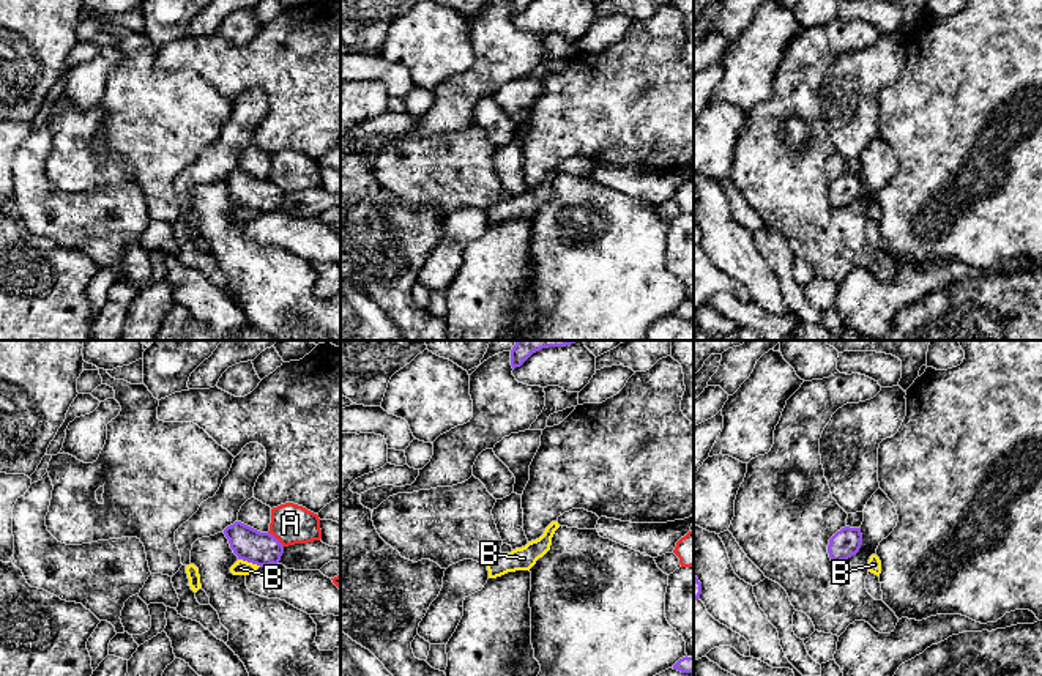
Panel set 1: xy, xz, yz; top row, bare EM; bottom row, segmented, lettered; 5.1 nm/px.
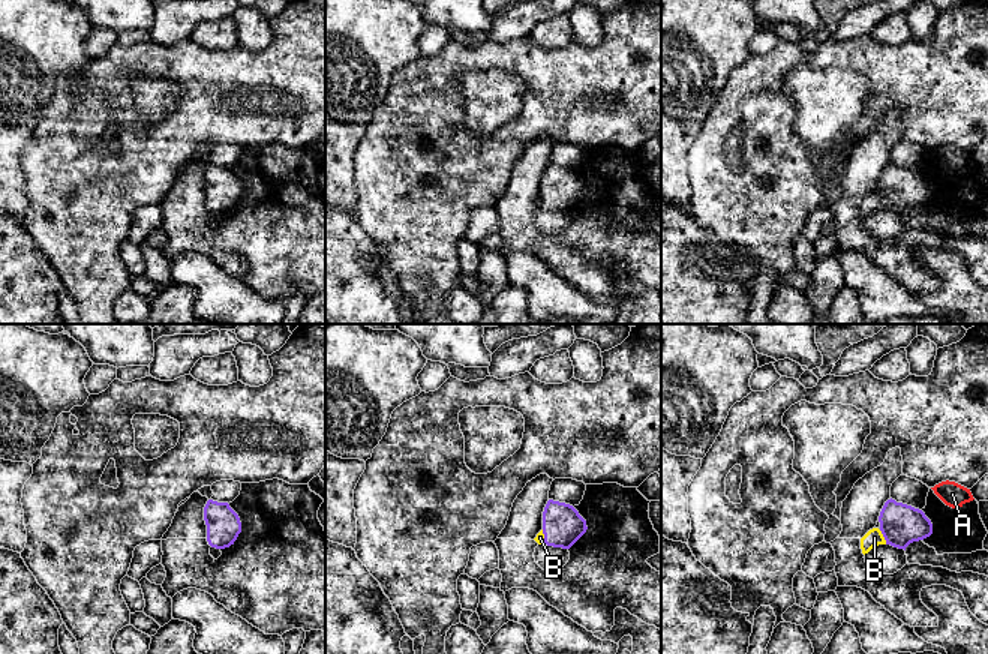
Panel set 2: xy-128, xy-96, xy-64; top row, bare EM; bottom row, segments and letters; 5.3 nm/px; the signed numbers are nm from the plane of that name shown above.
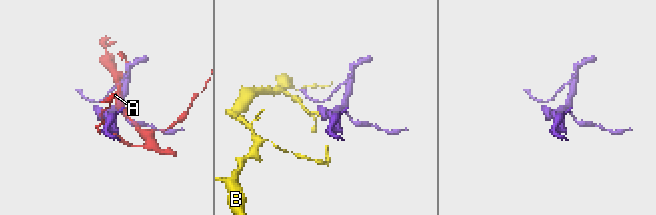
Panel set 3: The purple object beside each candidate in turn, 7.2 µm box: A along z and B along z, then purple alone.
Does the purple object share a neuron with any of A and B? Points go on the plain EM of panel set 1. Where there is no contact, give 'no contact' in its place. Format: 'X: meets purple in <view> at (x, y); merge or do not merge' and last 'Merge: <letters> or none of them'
A: meets purple in xy at (275, 185); do not merge
B: meets purple in xy at (249, 208); merge
Merge: B

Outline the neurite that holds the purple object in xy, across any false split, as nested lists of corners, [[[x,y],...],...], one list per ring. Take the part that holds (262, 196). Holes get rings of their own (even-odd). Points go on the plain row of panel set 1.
[[[241,169],[224,176],[230,195],[238,208],[230,214],[233,222],[249,222],[259,214],[277,211],[284,192],[270,180],[260,180]]]

